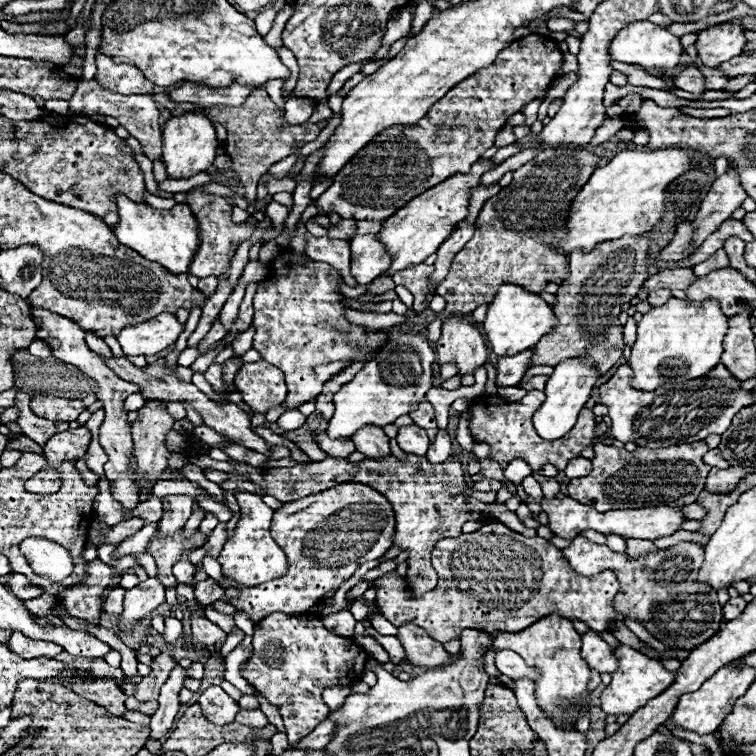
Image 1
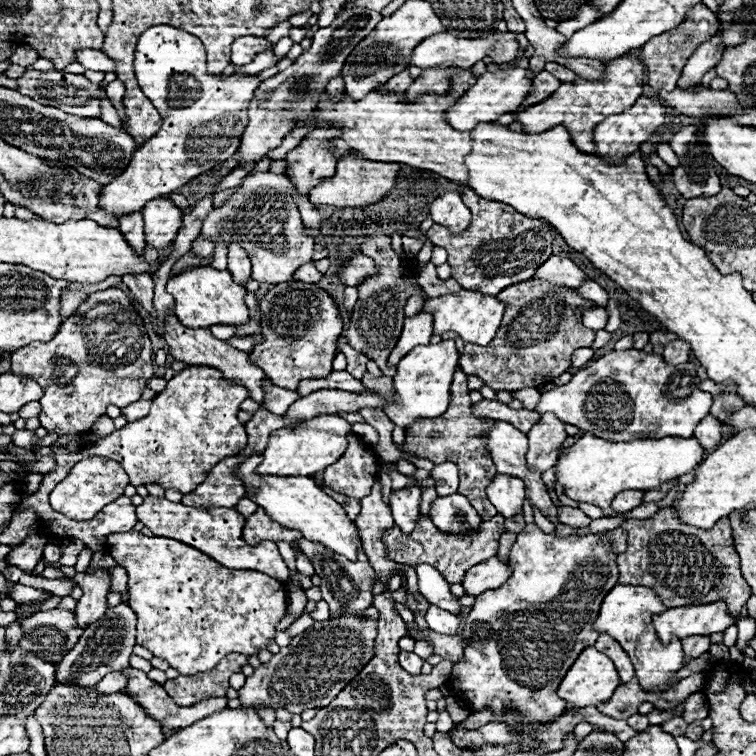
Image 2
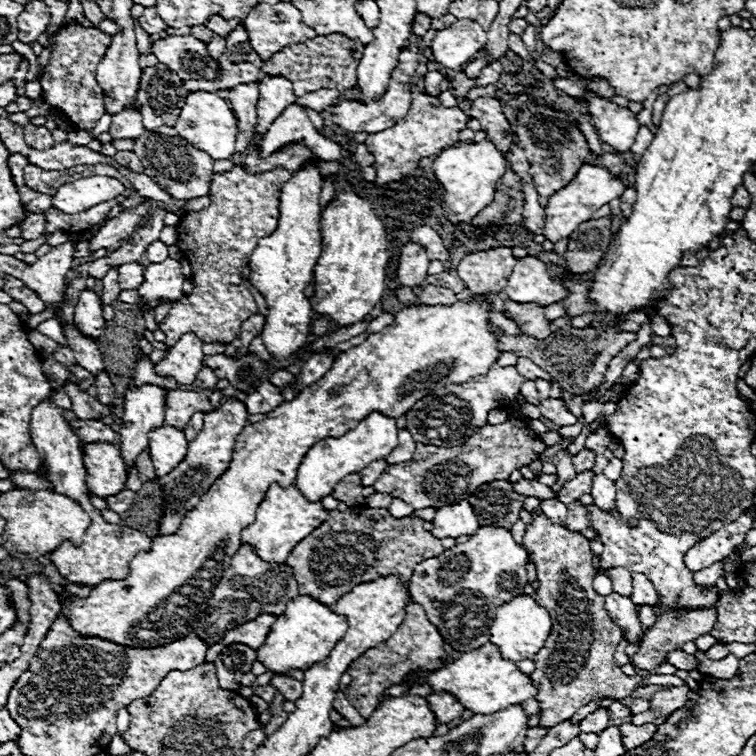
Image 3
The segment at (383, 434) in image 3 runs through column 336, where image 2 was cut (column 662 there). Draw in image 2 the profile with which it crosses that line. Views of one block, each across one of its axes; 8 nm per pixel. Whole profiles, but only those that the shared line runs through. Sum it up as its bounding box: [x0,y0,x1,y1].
[556,434,704,516]

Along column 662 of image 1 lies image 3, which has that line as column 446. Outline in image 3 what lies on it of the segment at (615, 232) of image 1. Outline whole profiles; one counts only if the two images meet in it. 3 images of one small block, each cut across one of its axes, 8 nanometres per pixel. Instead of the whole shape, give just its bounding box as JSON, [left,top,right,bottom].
[432,140,506,224]

